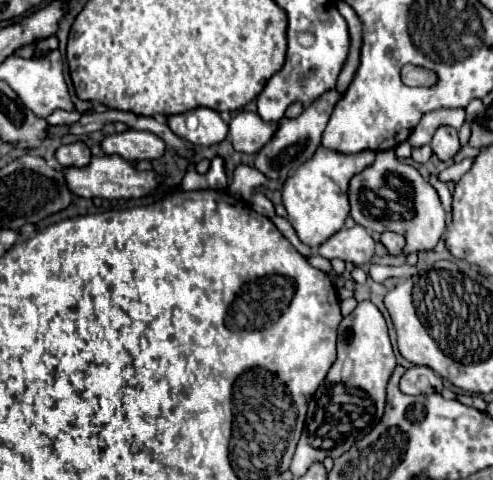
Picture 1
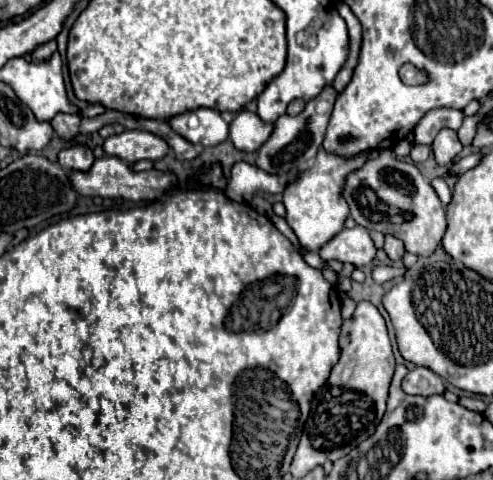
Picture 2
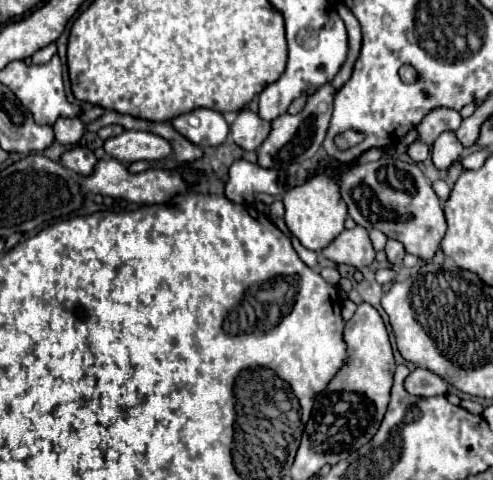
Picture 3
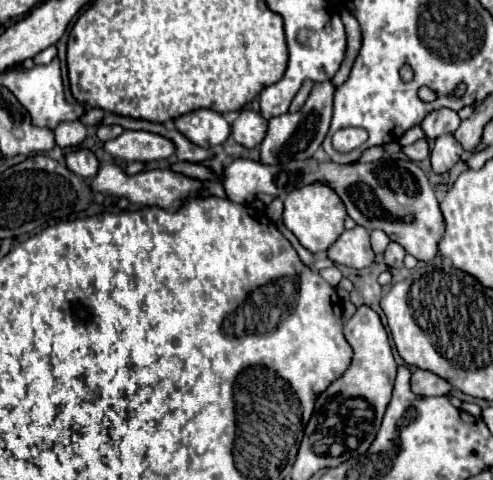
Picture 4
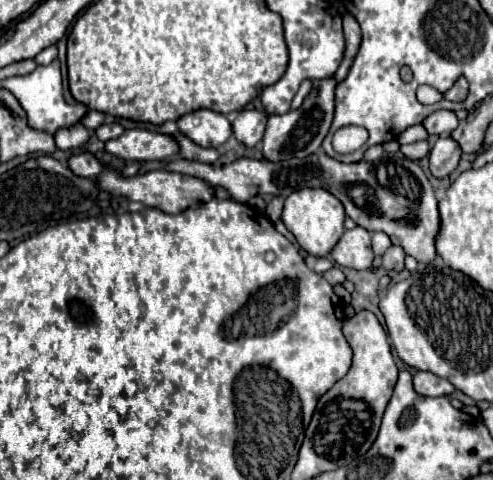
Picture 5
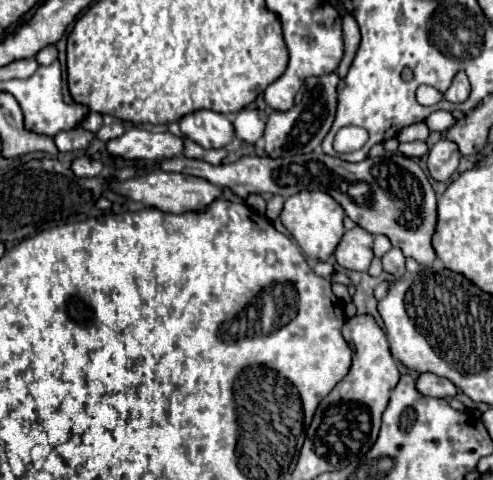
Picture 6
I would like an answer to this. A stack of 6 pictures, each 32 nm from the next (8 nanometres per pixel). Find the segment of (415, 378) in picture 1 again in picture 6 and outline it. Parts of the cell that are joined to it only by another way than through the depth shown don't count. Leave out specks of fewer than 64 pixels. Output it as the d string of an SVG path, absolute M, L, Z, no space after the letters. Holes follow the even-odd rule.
M420 374L416 380L416 388L424 396L444 398L444 400L454 398L458 394L458 388L448 378L440 378L436 374Z

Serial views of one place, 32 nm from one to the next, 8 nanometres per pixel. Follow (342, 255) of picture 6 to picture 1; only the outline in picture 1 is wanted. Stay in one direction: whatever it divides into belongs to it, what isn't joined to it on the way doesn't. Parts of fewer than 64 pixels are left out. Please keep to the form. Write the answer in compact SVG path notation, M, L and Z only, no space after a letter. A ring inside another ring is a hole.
M354 226L354 228L342 228L334 236L330 236L320 248L318 254L332 260L340 258L344 262L352 262L354 266L364 266L372 260L374 256L374 240L368 234L364 226Z

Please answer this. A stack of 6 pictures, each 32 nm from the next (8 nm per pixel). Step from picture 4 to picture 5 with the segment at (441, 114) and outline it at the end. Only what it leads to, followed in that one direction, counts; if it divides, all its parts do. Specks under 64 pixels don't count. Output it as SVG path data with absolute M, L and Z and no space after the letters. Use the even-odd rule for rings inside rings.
M438 110L438 112L432 112L432 116L428 116L422 124L428 130L428 134L444 136L446 134L449 135L456 129L459 120L453 111Z

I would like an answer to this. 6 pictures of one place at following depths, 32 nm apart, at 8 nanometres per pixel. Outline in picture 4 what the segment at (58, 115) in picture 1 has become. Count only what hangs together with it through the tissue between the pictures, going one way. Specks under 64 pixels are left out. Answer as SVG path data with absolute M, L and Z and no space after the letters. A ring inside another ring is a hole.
M76 120L72 124L60 124L60 128L56 128L54 136L56 136L56 144L60 148L78 148L86 138L86 130L84 130L84 124Z

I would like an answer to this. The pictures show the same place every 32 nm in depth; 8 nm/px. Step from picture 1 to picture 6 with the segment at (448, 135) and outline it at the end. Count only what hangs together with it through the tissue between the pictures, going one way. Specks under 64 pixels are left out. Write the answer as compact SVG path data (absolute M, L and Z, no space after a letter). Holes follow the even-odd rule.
M442 138L428 152L428 172L434 180L448 182L458 168L458 160L460 160L460 152L456 144Z

